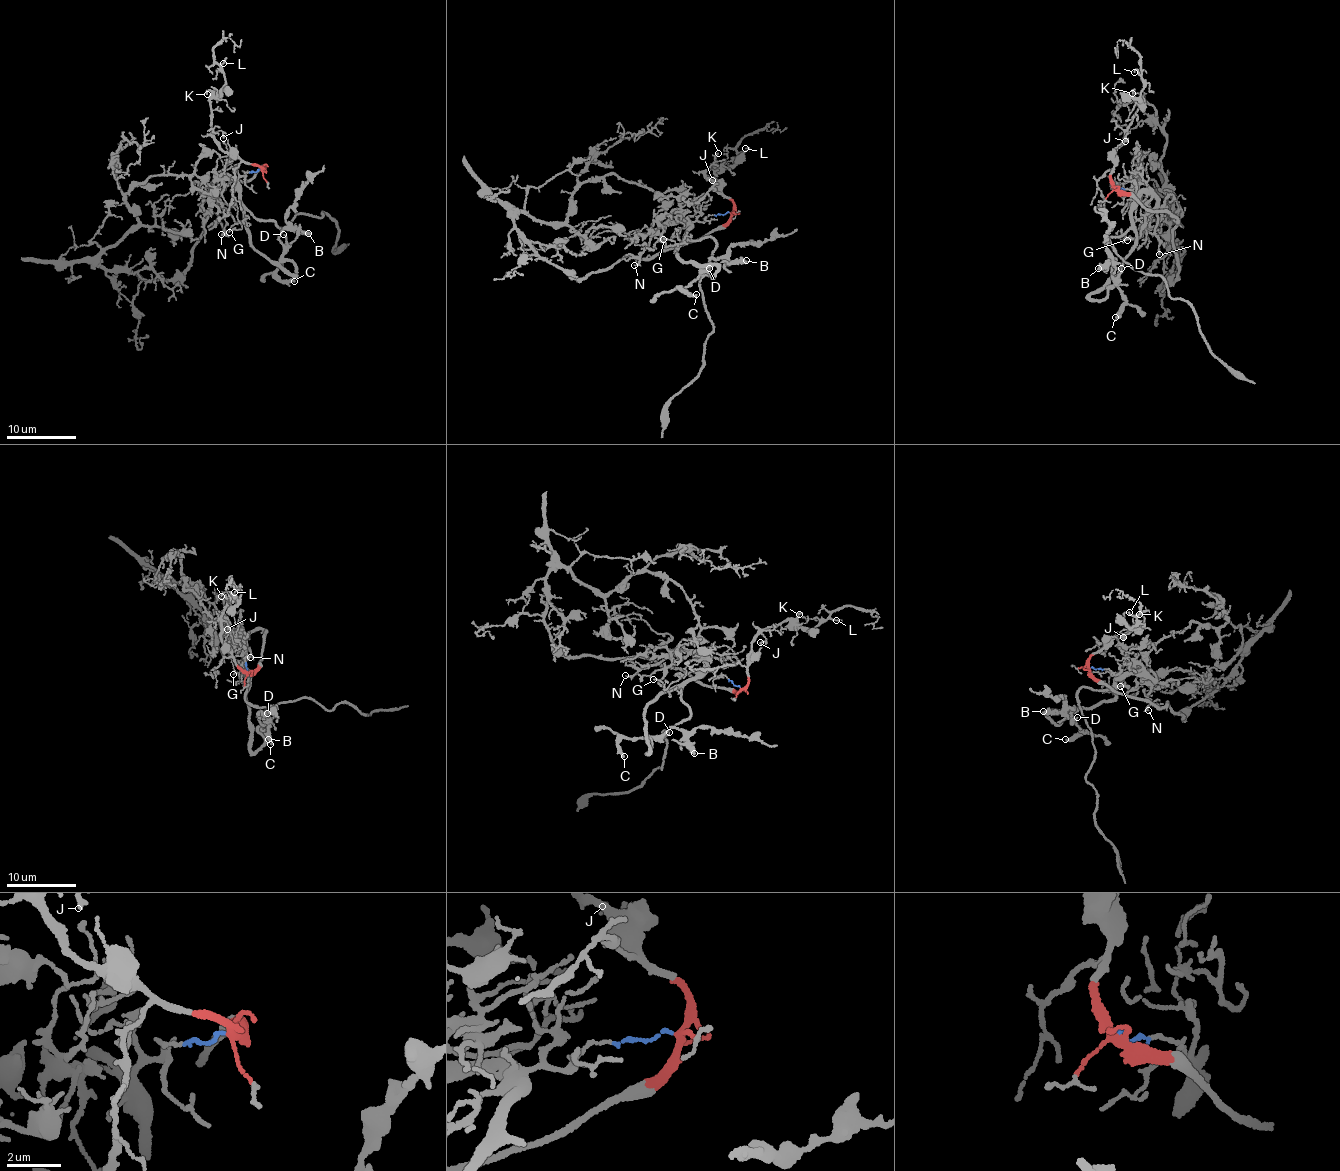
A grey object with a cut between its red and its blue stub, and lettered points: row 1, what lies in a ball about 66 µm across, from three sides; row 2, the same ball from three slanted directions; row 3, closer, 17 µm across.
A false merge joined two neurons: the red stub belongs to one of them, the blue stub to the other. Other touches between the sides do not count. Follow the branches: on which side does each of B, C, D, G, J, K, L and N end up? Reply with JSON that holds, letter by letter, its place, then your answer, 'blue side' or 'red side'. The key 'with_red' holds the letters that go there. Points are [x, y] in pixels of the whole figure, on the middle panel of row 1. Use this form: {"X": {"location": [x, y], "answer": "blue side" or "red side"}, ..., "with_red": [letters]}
{"B": {"location": [746, 260], "answer": "blue side"}, "C": {"location": [696, 294], "answer": "blue side"}, "D": {"location": [709, 268], "answer": "blue side"}, "G": {"location": [663, 239], "answer": "blue side"}, "J": {"location": [712, 180], "answer": "red side"}, "K": {"location": [718, 153], "answer": "red side"}, "L": {"location": [745, 148], "answer": "red side"}, "N": {"location": [634, 265], "answer": "blue side"}, "with_red": ["J", "K", "L"]}

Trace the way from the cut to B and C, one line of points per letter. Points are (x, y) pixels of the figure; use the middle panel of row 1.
B: (730, 213), (695, 221), (674, 254), (696, 263), (702, 271), (712, 257), (738, 264), (746, 260)
C: (730, 213), (695, 221), (674, 254), (700, 268), (681, 288), (696, 294)

